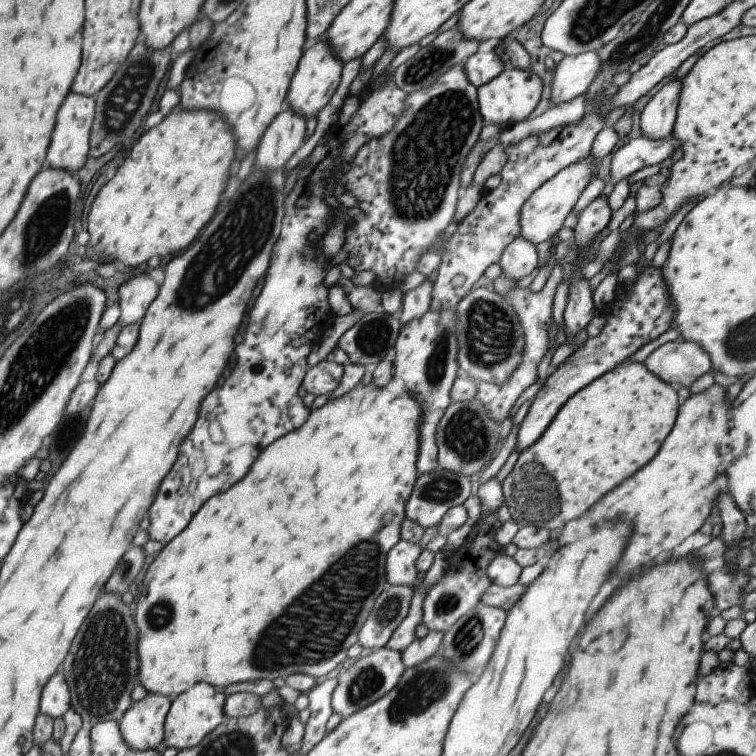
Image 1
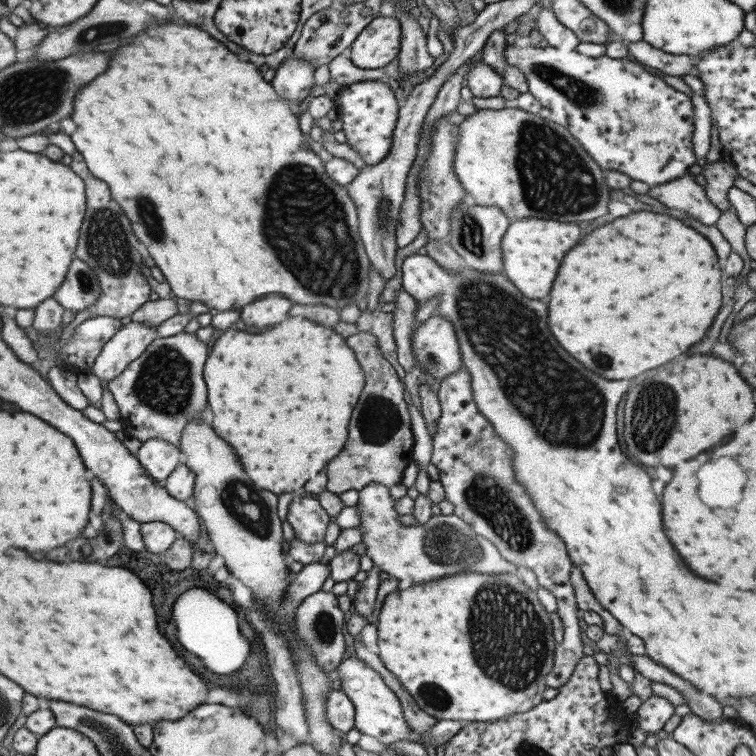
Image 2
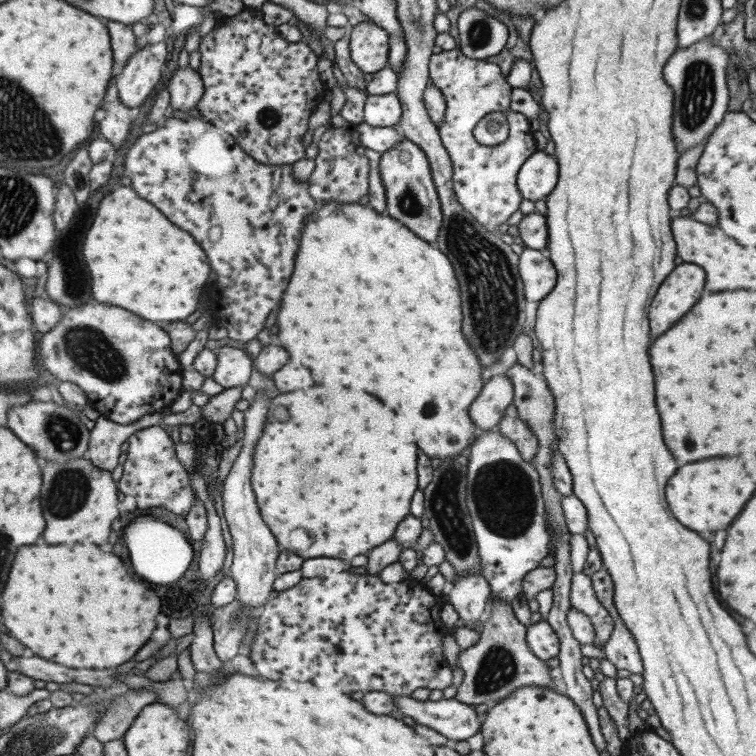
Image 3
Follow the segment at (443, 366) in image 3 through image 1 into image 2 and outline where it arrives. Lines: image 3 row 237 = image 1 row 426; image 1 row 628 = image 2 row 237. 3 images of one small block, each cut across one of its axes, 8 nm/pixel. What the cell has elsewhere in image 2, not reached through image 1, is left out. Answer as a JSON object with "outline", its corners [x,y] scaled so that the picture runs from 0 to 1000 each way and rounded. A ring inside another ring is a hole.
{"outline":[[[221,28],[216,30],[216,34],[200,34],[192,36],[189,42],[173,48],[173,50],[165,50],[160,61],[155,61],[155,66],[147,71],[147,79],[144,79],[144,87],[139,95],[134,95],[131,101],[126,101],[120,108],[115,108],[102,124],[98,124],[98,131],[95,132],[97,140],[94,147],[94,160],[99,165],[99,172],[91,177],[91,184],[99,192],[99,200],[107,205],[114,221],[119,230],[134,238],[142,247],[146,254],[147,262],[160,272],[160,278],[165,280],[165,286],[171,288],[173,294],[172,300],[176,306],[176,310],[181,313],[181,317],[194,328],[194,336],[200,339],[200,343],[205,344],[204,352],[208,353],[213,362],[217,365],[217,372],[225,378],[226,386],[234,394],[245,394],[245,397],[263,397],[271,405],[279,407],[280,410],[287,411],[313,411],[319,414],[320,407],[324,403],[328,403],[329,399],[340,397],[343,392],[348,389],[374,389],[382,399],[398,402],[426,402],[434,405],[435,407],[448,410],[454,407],[456,402],[470,401],[478,394],[483,393],[485,389],[485,374],[487,369],[487,354],[489,347],[485,343],[480,323],[478,320],[474,299],[472,299],[472,287],[471,287],[471,275],[470,271],[464,267],[464,263],[460,261],[459,253],[456,253],[456,246],[447,246],[446,242],[433,234],[431,228],[429,226],[429,217],[425,216],[425,212],[410,198],[409,192],[403,185],[396,172],[394,156],[390,153],[389,146],[381,142],[381,138],[370,128],[364,124],[361,115],[356,108],[347,104],[347,99],[340,94],[340,87],[332,85],[331,82],[321,82],[312,71],[308,71],[298,60],[294,60],[291,56],[287,56],[283,50],[279,50],[274,42],[270,40],[263,40],[258,33],[250,33],[242,28],[229,29]]]}

